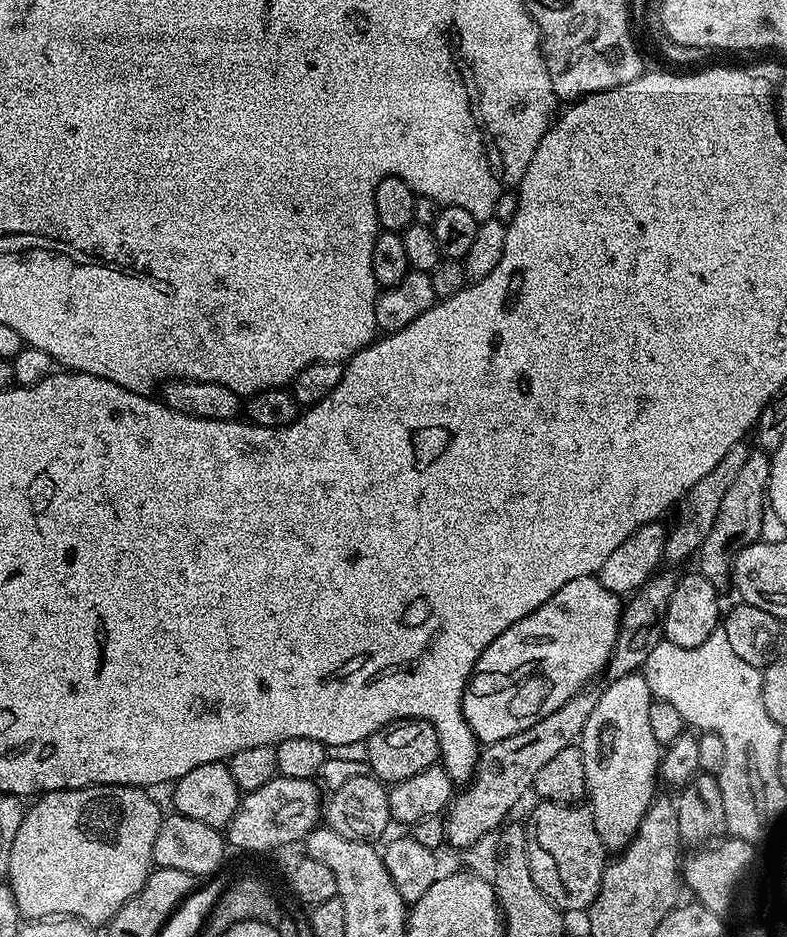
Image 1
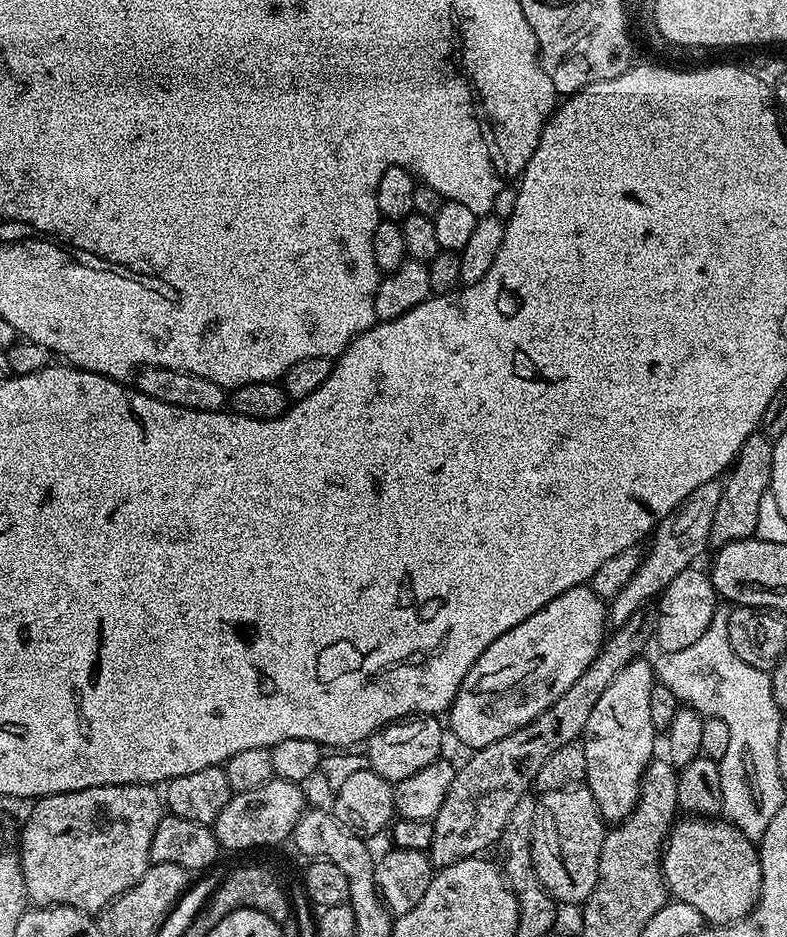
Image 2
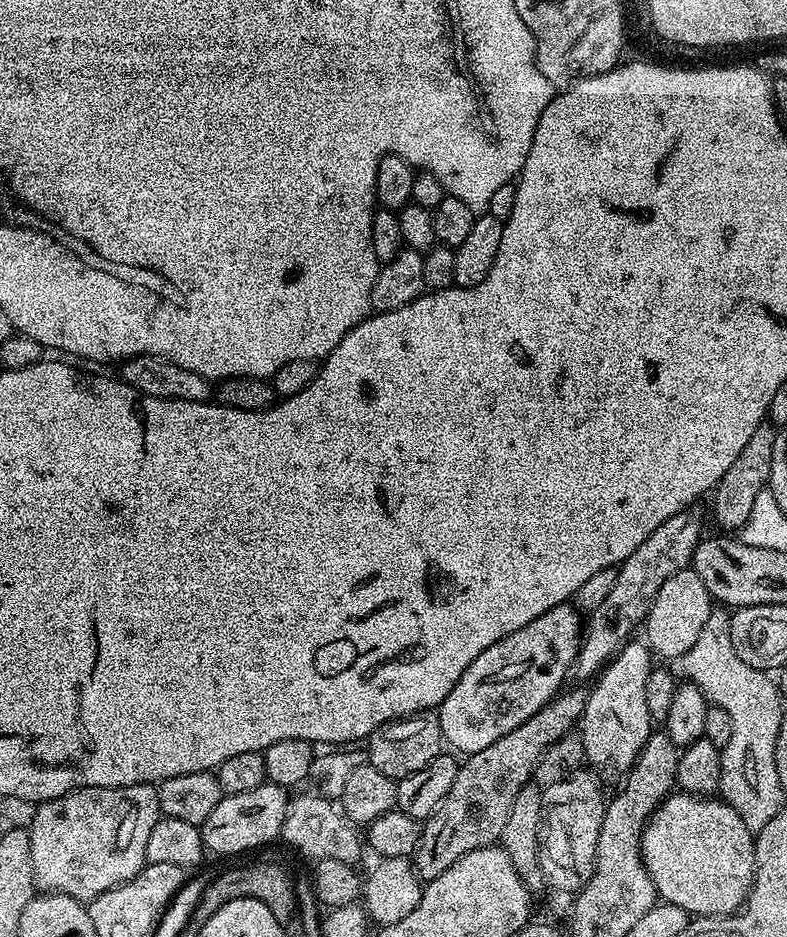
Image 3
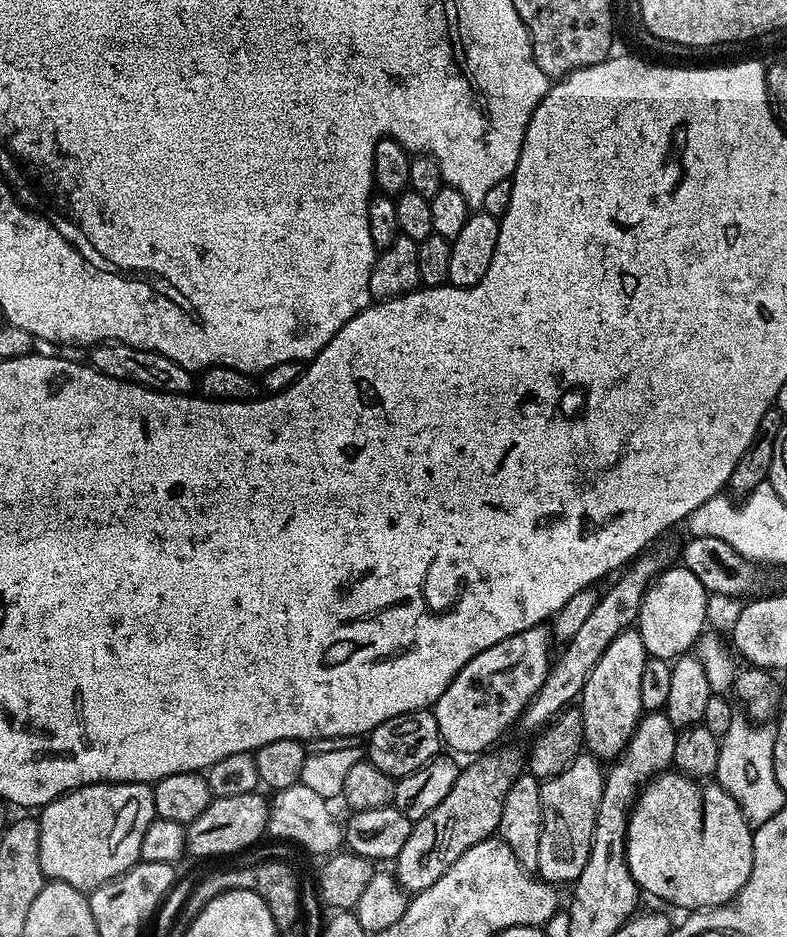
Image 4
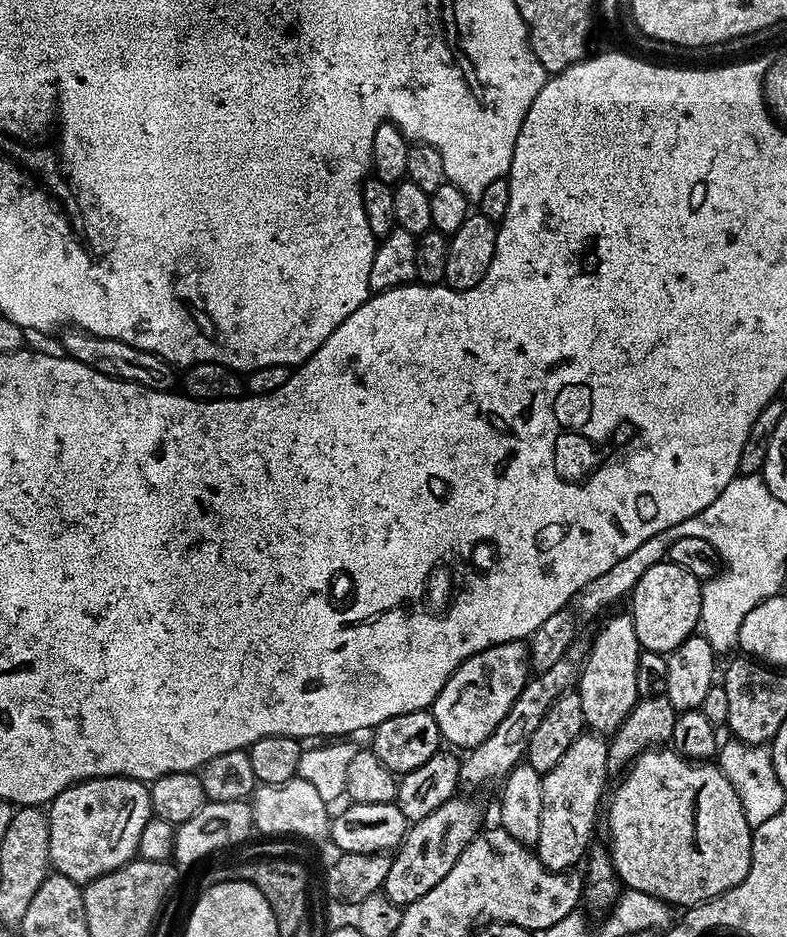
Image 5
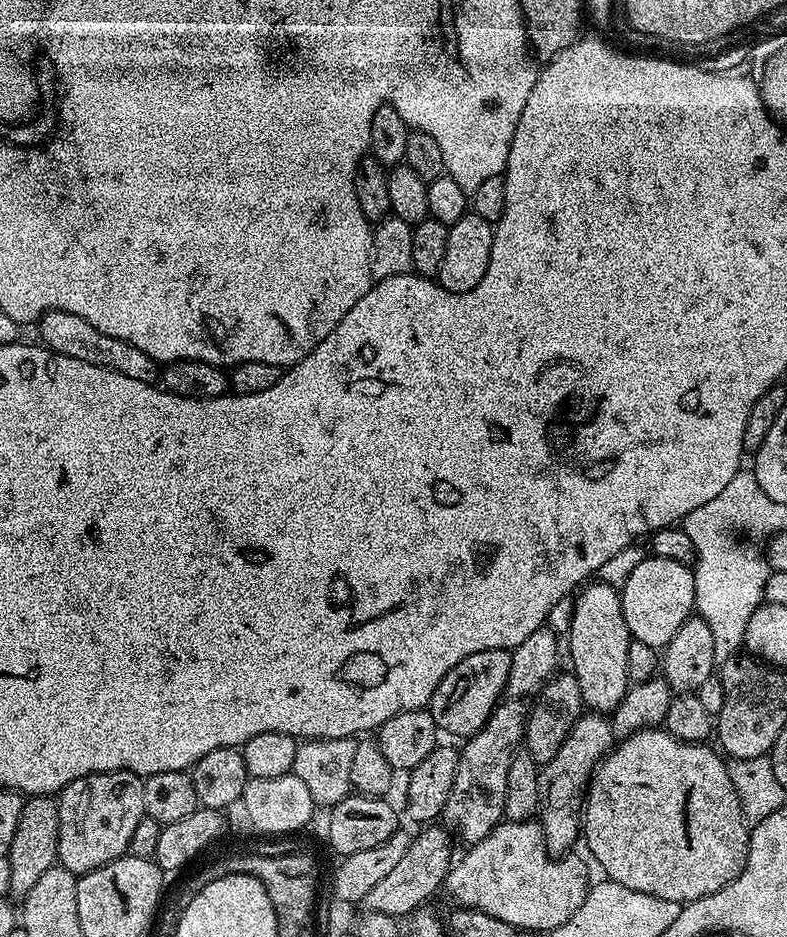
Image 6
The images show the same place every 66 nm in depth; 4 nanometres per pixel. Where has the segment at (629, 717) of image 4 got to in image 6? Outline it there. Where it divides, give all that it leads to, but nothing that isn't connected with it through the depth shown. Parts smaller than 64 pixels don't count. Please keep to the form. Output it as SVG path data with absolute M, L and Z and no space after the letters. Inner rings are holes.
M592 582L579 589L575 600L572 621L568 624L566 656L568 652L572 659L570 668L580 687L585 709L611 714L616 711L618 702L622 702L630 687L626 653L630 651L633 638L628 633L626 618L622 614L620 593L603 582Z

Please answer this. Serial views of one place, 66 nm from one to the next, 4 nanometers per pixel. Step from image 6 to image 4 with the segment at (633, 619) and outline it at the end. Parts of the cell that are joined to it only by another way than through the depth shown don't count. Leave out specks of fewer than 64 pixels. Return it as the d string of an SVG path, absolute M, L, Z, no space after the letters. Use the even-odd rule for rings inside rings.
M668 566L661 571L646 590L635 622L635 627L642 638L642 646L646 646L651 659L671 662L679 656L689 655L699 645L701 636L705 635L709 627L707 618L709 595L702 582L698 582L698 578L694 578L694 574L690 574L688 568Z

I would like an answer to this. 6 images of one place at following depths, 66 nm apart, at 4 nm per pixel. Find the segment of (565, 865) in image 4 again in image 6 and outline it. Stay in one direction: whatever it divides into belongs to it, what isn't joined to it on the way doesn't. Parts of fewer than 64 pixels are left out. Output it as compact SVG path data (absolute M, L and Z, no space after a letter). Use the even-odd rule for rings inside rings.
M582 714L570 730L566 742L558 746L558 754L540 768L542 807L538 823L544 830L544 845L553 856L571 853L582 836L582 809L588 785L597 765L614 747L612 721L604 714Z

